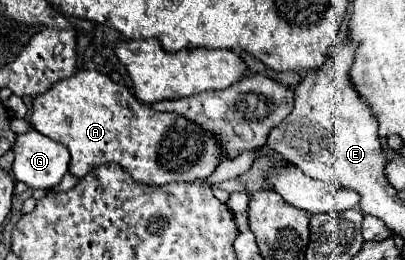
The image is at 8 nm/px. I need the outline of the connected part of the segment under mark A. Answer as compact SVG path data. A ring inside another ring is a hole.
M78 71L70 79L58 81L46 93L34 97L32 103L32 125L42 135L62 143L70 151L70 173L76 177L88 175L94 167L102 163L118 163L122 165L134 181L148 185L166 185L174 181L186 183L204 183L216 167L222 163L224 147L222 141L206 131L204 127L188 121L178 113L158 113L148 105L140 103L126 85L114 83L108 75L98 71Z

